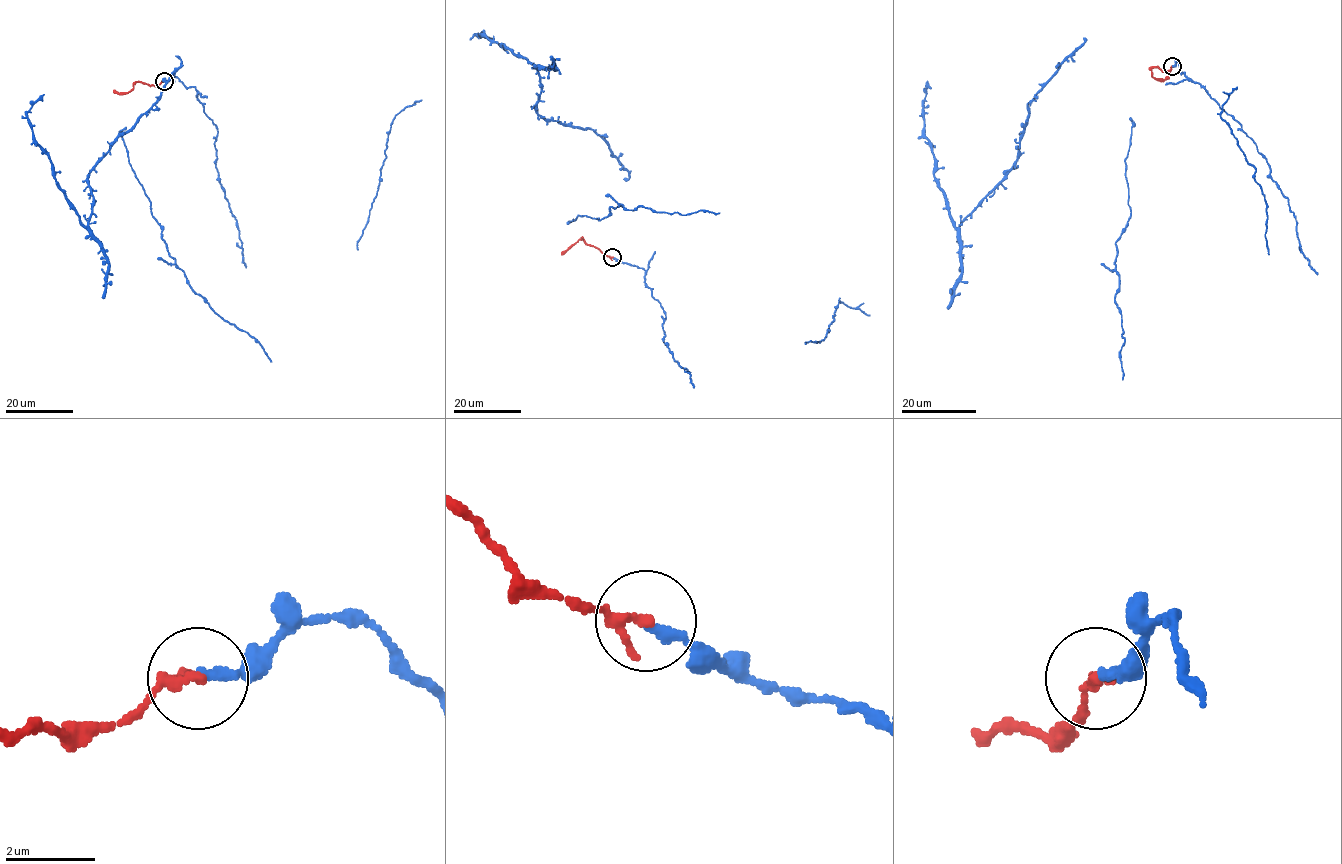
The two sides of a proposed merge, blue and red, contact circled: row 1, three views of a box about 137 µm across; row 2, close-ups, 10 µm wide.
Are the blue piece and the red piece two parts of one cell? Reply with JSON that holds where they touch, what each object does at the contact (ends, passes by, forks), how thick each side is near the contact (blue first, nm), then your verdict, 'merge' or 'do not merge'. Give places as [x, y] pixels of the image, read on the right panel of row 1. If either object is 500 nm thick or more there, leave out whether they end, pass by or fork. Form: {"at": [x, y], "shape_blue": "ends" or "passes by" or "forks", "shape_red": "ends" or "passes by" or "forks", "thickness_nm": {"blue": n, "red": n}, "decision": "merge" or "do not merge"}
{"at": [1172, 66], "shape_blue": "ends", "shape_red": "passes by", "thickness_nm": {"blue": 240, "red": 190}, "decision": "merge"}

